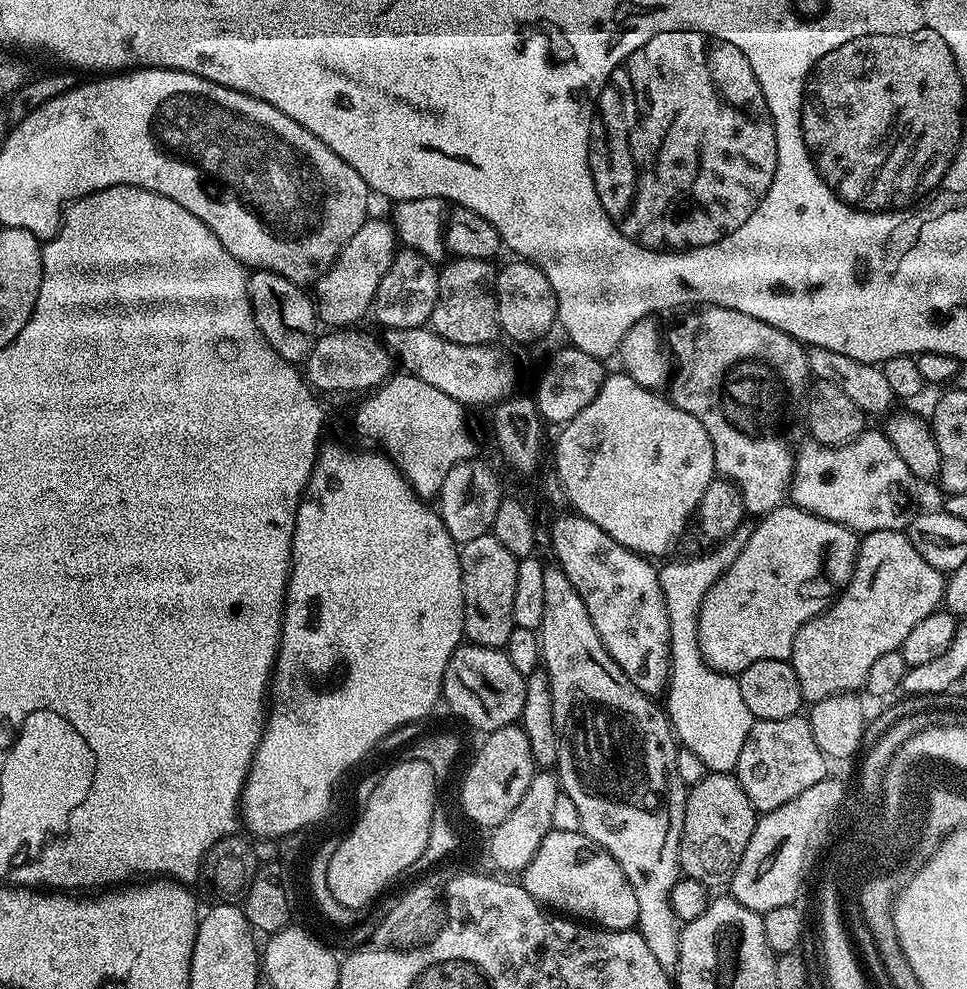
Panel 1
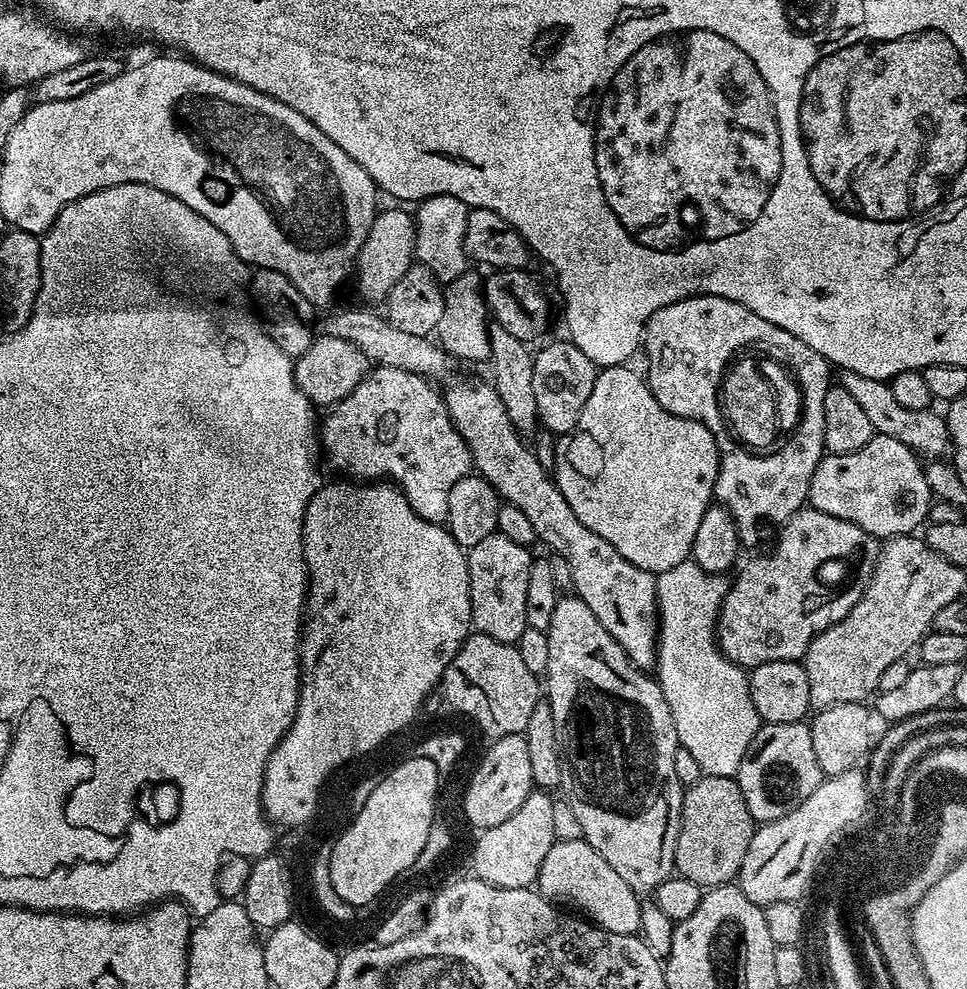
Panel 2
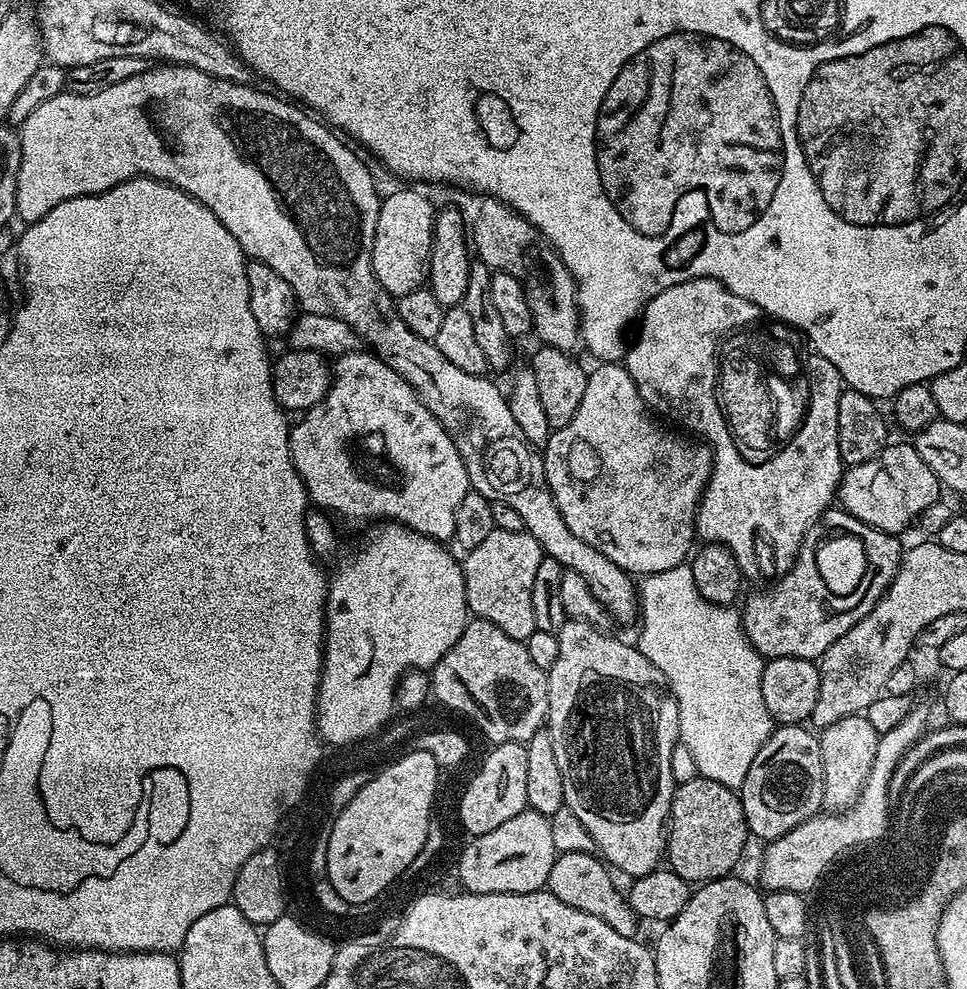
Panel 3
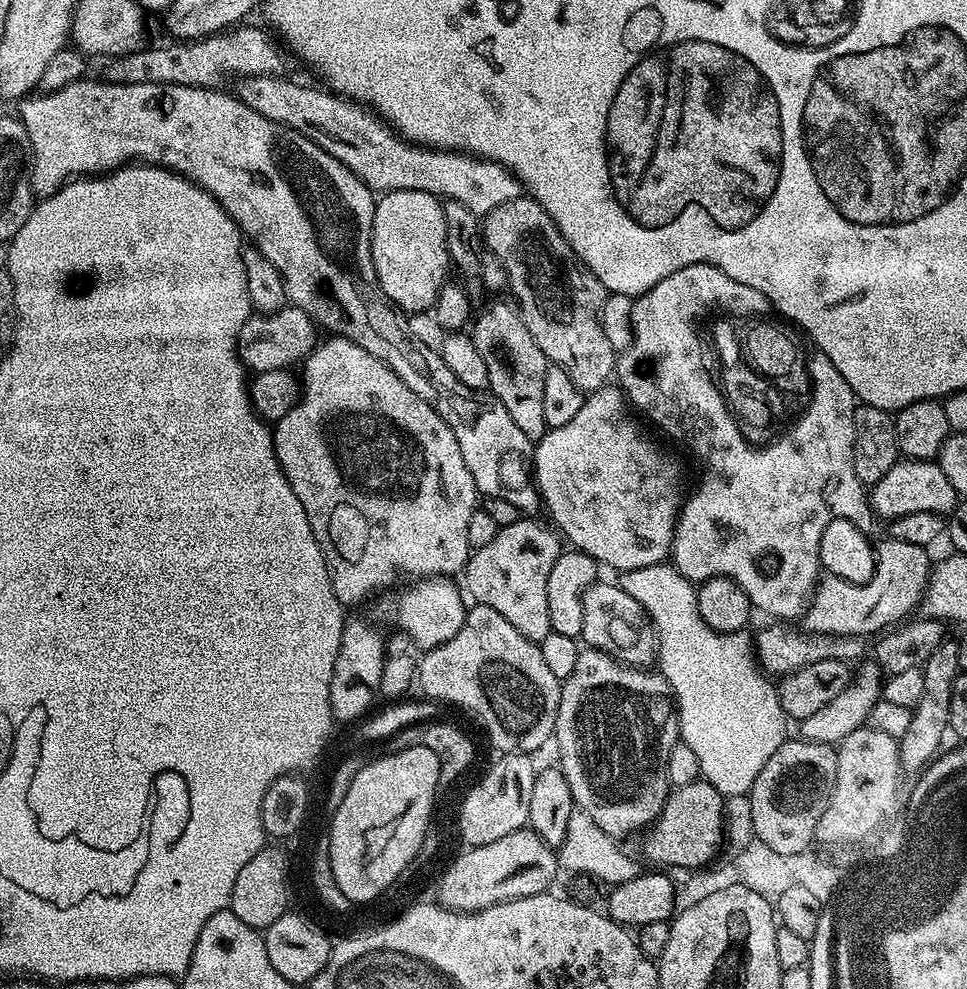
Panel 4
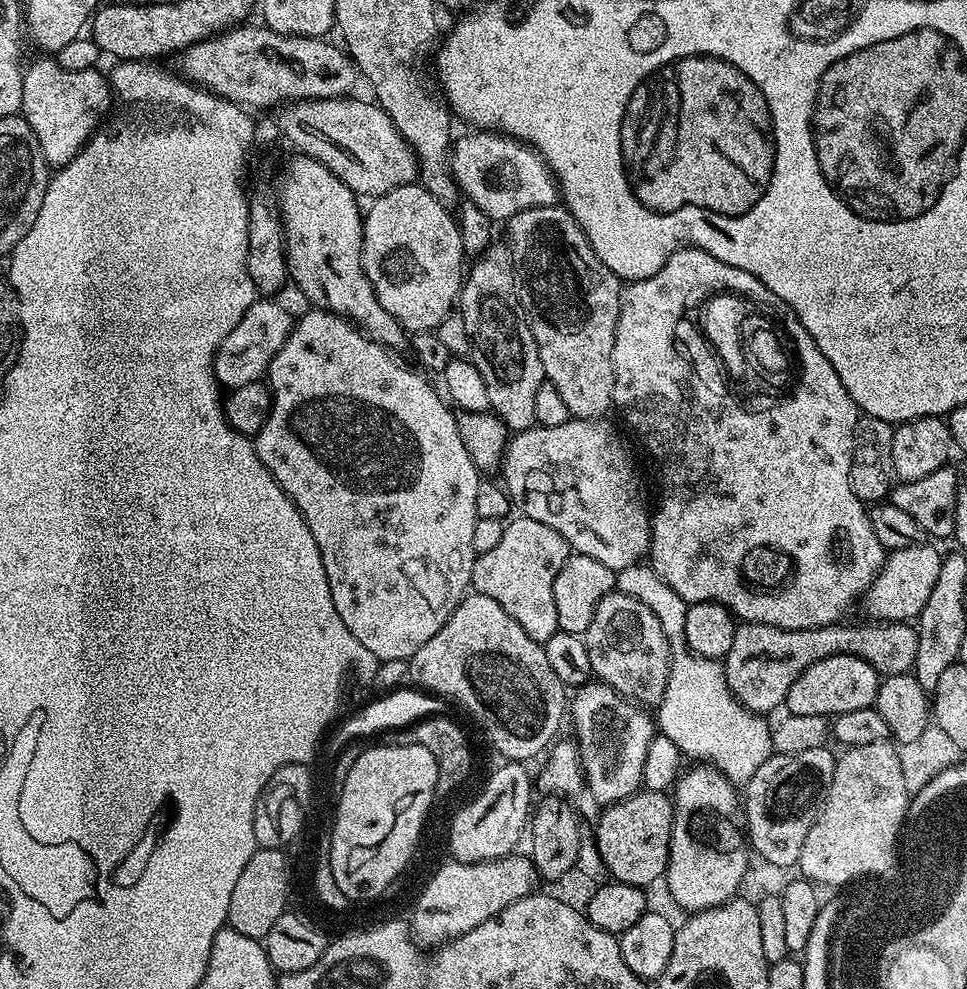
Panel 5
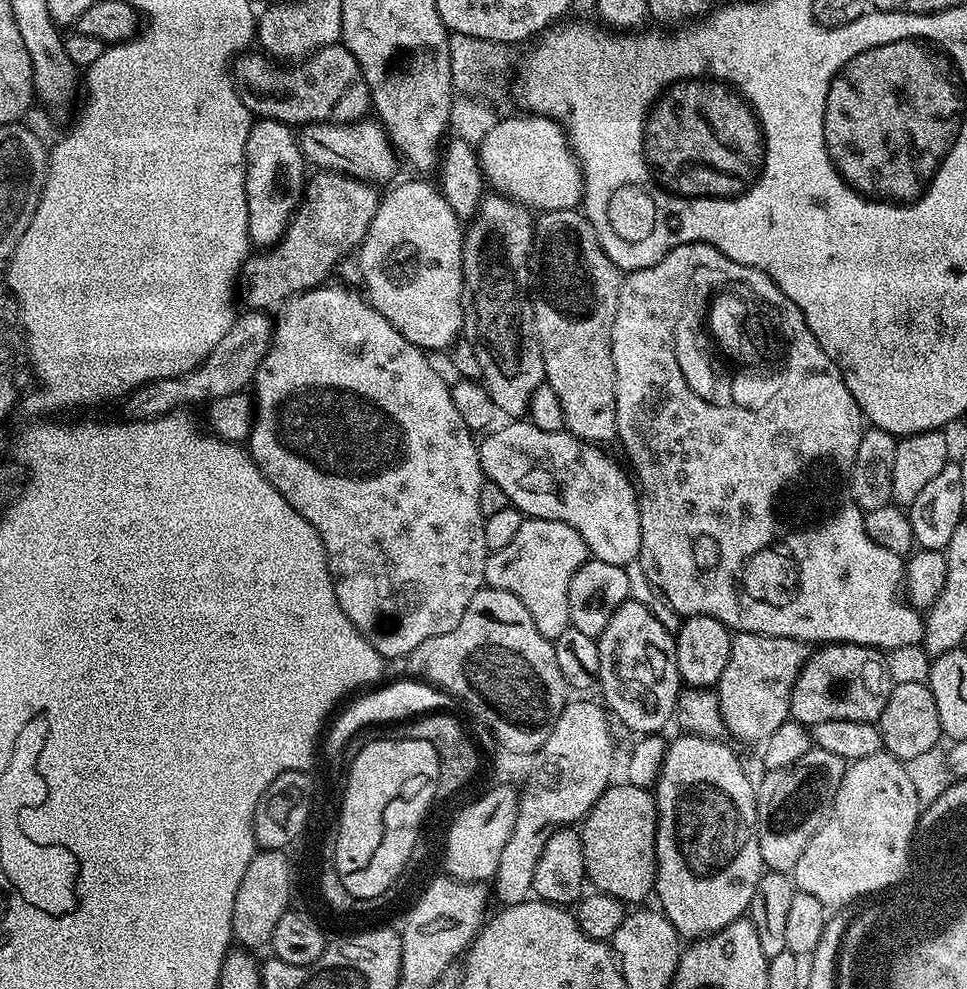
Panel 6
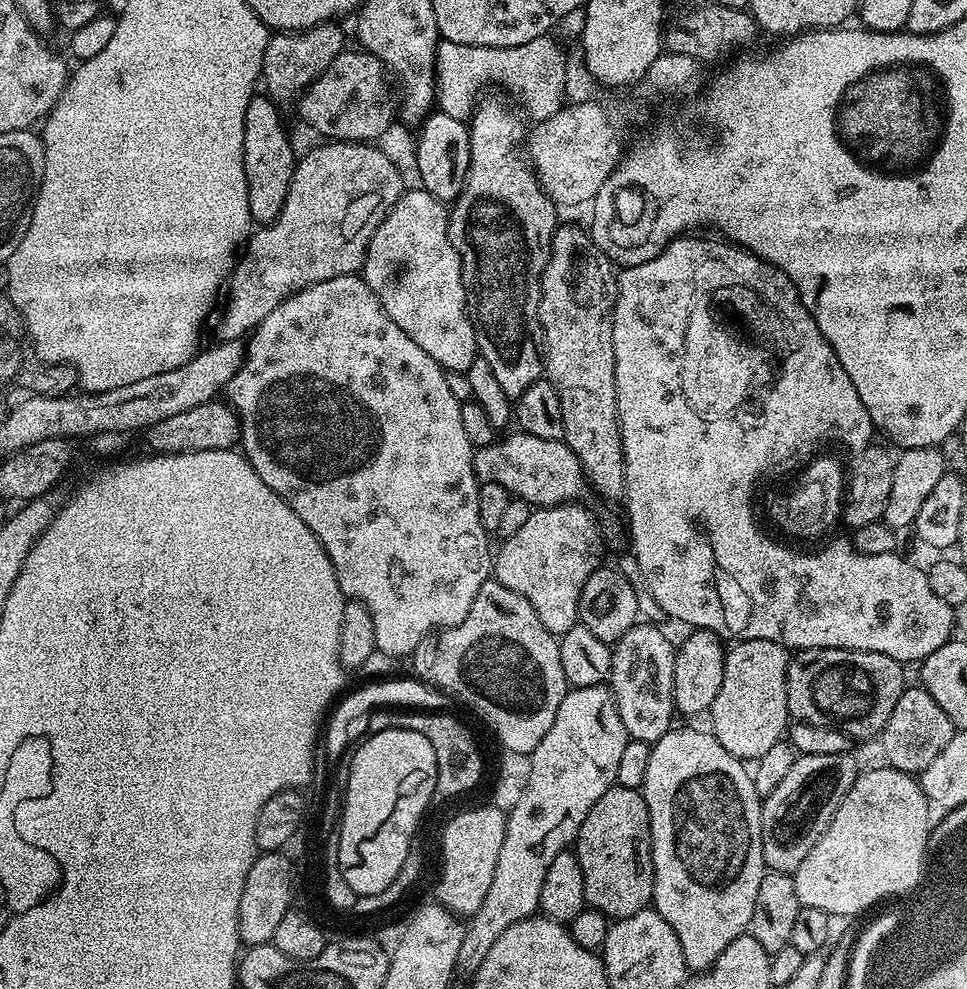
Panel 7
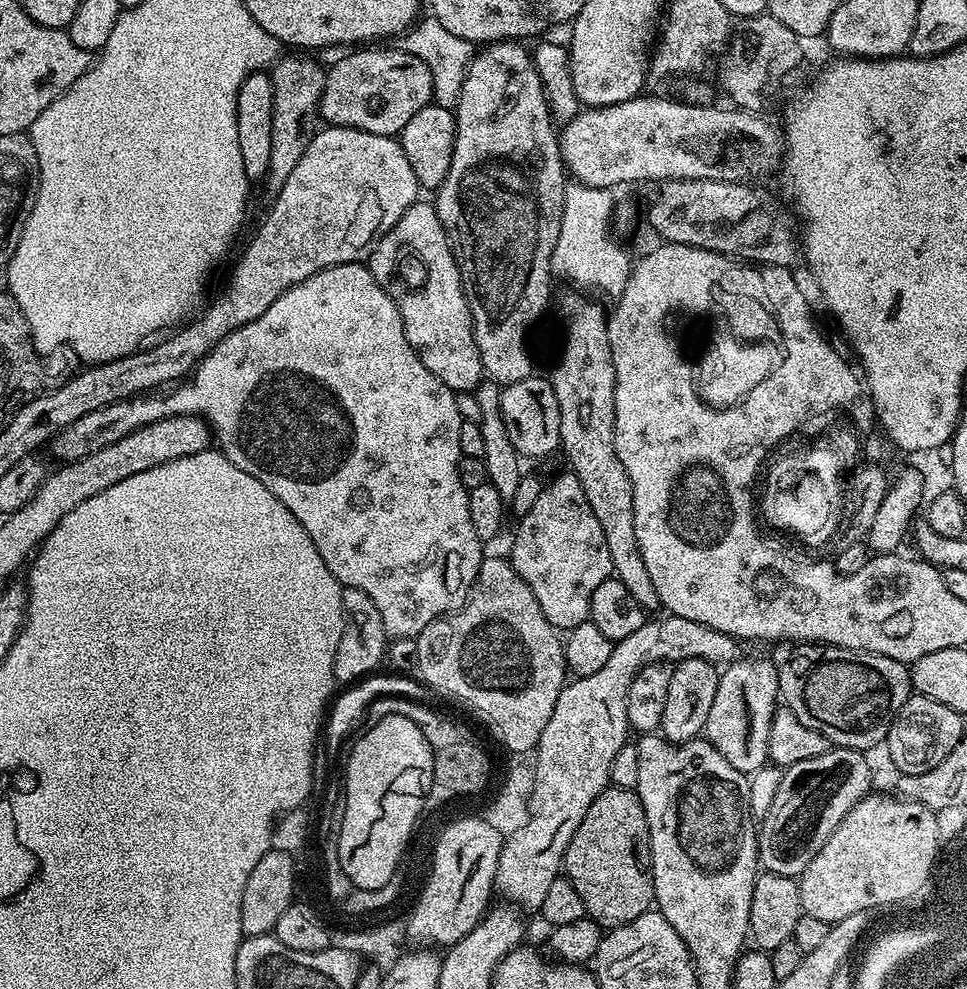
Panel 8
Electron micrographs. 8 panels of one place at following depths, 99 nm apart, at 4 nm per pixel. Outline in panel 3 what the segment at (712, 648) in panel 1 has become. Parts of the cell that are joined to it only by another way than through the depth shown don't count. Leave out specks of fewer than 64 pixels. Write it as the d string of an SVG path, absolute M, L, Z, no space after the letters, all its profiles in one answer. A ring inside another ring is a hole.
M793 568L784 573L771 585L769 592L756 592L748 601L743 601L742 627L746 638L758 650L758 654L765 658L806 658L819 661L820 655L846 630L850 630L859 620L866 618L866 614L854 616L820 616L820 614L800 614L800 580L796 580Z

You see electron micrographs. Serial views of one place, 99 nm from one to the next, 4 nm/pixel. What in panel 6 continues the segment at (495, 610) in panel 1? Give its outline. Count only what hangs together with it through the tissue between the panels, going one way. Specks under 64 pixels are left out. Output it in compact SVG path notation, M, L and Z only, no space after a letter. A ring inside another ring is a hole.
M525 518L518 534L502 550L491 553L486 562L484 583L489 588L506 590L530 610L534 626L542 638L556 641L570 626L570 578L590 558L582 534L566 522L546 518Z

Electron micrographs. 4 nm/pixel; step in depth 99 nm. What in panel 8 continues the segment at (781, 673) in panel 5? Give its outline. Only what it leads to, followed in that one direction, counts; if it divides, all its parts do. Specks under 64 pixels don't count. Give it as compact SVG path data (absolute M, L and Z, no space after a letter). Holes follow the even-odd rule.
M760 656L736 660L720 672L718 694L714 694L703 735L734 770L745 774L757 772L769 763L770 726L779 700L780 674L775 663L772 665Z

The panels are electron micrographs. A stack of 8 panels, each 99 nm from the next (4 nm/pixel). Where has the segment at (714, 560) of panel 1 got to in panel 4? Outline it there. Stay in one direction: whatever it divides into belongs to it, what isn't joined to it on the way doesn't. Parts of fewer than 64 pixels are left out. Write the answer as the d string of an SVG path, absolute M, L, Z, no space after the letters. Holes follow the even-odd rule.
M665 562L654 566L642 566L638 570L621 572L618 576L618 583L622 590L626 590L626 594L630 594L630 598L634 598L634 602L638 602L644 607L644 613L647 614L652 622L652 630L658 649L658 664L660 660L658 671L668 682L671 695L674 697L674 708L678 713L678 736L682 743L690 746L690 750L694 750L694 758L698 758L700 776L707 780L710 786L714 786L714 790L718 790L723 797L730 795L747 796L754 786L754 778L758 778L758 770L762 770L762 766L766 766L770 754L774 754L774 750L778 750L778 746L782 746L786 739L786 733L784 733L786 717L780 705L780 697L777 689L773 685L771 688L764 681L766 679L765 675L757 667L753 657L750 655L750 636L747 636L749 633L744 630L738 632L715 632L713 628L706 626L706 622L702 622L702 616L698 614L698 602L696 601L697 585L693 581L687 580L677 568L672 567L671 563Z

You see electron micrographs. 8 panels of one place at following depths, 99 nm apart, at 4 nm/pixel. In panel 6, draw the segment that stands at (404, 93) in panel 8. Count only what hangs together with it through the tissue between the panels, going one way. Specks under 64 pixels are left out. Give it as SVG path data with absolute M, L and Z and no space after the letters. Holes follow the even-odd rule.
M337 42L320 48L307 60L285 66L260 50L249 50L236 57L234 61L234 79L244 97L244 104L253 117L265 120L277 120L289 126L305 124L354 124L369 115L372 108L370 90L366 78L350 50Z

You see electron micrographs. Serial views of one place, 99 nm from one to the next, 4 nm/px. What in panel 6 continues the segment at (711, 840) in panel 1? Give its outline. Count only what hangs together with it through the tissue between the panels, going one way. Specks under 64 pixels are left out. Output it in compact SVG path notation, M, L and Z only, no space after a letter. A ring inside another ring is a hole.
M627 782L609 783L607 790L594 802L578 828L582 842L582 858L587 883L597 892L605 892L636 906L639 900L653 895L656 887L656 798L649 789L639 788Z

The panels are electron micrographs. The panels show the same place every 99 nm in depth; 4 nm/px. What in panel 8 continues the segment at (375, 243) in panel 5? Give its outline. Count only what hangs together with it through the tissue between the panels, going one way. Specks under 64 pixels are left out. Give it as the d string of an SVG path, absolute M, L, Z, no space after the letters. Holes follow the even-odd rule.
M435 203L412 204L378 241L366 263L382 290L394 290L404 333L422 366L454 393L475 392L486 373L476 345L476 330L472 327L464 284Z

